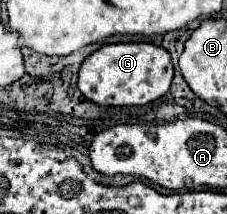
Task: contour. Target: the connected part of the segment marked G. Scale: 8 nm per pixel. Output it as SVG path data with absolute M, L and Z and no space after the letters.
M113 43L103 45L83 61L77 87L85 99L97 105L147 105L169 91L171 79L173 63L163 47L153 43Z

